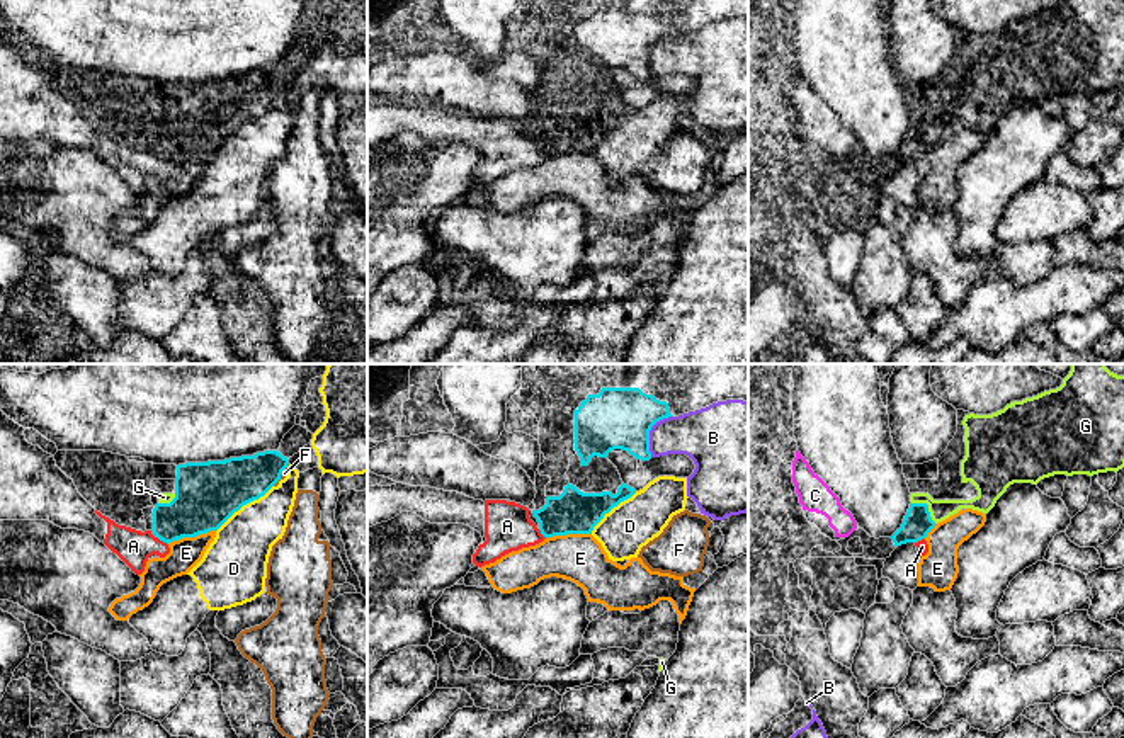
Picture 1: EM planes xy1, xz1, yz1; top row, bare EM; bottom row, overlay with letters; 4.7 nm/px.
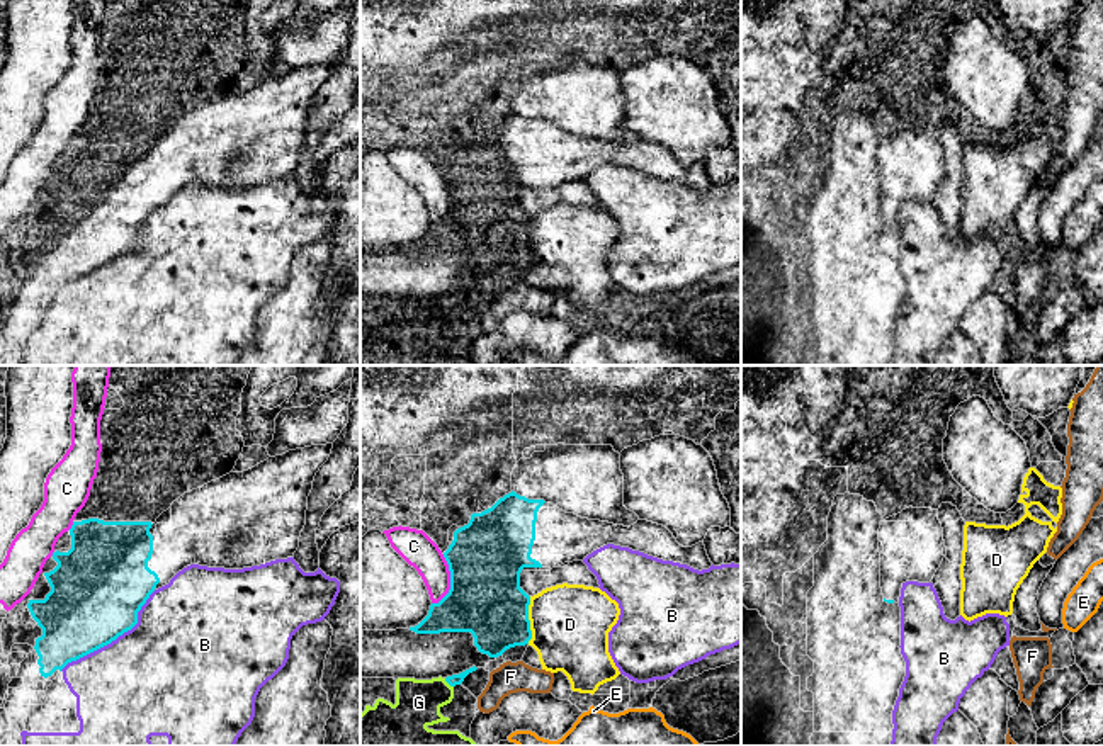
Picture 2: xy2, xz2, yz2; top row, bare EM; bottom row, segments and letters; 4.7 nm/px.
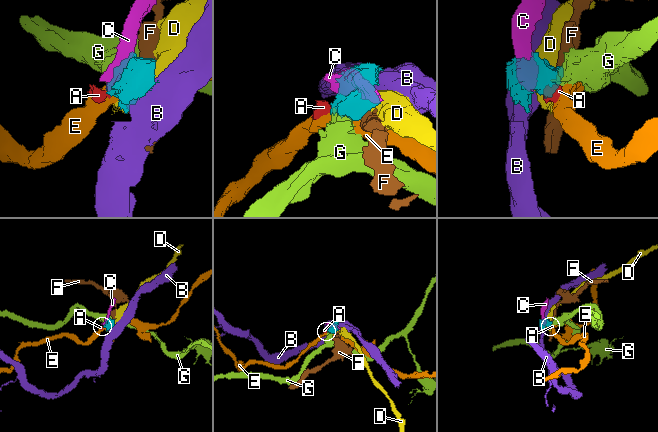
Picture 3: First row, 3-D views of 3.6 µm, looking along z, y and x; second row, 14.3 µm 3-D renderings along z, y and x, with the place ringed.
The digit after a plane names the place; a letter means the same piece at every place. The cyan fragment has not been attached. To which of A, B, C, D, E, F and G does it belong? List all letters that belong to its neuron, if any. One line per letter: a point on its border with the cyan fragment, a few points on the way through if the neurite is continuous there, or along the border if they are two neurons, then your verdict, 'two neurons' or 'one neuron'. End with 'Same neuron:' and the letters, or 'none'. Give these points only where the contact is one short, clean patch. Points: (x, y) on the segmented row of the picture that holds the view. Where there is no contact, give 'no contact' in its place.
A: xy1 (162, 539) | along xy1 (157, 536), (167, 544) | two neurons
B: xy2 (114, 639) | two neurons
C: xz2 (451, 582) | two neurons
D: xy1 (244, 504) | two neurons
E: xy1 (191, 536) | two neurons
F: xy1 (281, 473) | along xy1 (288, 463), (272, 485) | two neurons
G: yz1 (927, 507) | along yz1 (912, 502), (924, 502), (936, 522) | two neurons
Same neuron: none

